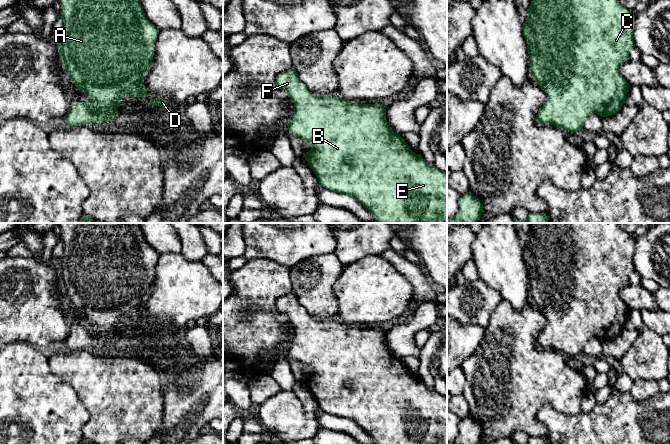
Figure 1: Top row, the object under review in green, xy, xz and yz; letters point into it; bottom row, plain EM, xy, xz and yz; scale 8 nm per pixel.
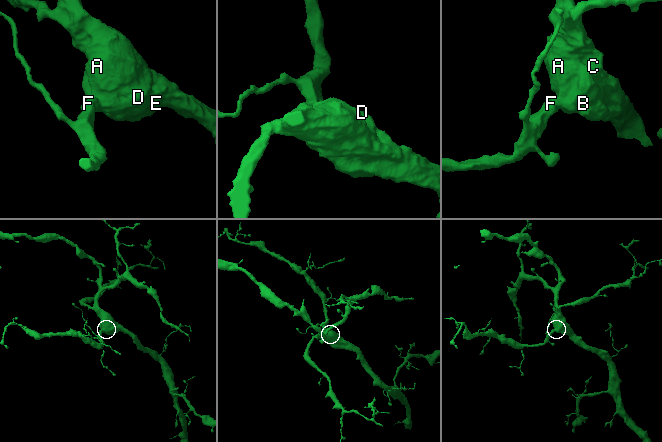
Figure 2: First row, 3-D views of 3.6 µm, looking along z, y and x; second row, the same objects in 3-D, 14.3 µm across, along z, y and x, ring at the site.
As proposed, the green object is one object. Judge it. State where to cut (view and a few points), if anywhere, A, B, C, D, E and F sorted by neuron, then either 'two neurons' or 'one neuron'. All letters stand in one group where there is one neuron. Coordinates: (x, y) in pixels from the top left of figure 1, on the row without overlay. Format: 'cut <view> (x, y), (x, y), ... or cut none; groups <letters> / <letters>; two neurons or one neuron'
cut none; groups A B C D E F; one neuron

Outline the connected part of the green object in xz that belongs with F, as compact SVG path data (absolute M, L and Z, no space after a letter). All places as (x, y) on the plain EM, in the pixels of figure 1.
M293 291L276 301L276 309L285 314L292 327L294 337L288 344L288 356L311 368L311 373L303 380L318 402L319 409L340 418L346 418L360 426L375 442L375 444L447 444L447 396L437 391L431 391L421 380L413 376L400 358L393 355L386 344L387 330L376 328L359 328L330 319L312 319L306 309L299 303Z

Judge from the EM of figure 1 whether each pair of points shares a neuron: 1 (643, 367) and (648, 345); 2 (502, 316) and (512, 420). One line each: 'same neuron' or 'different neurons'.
1: same neuron
2: same neuron

